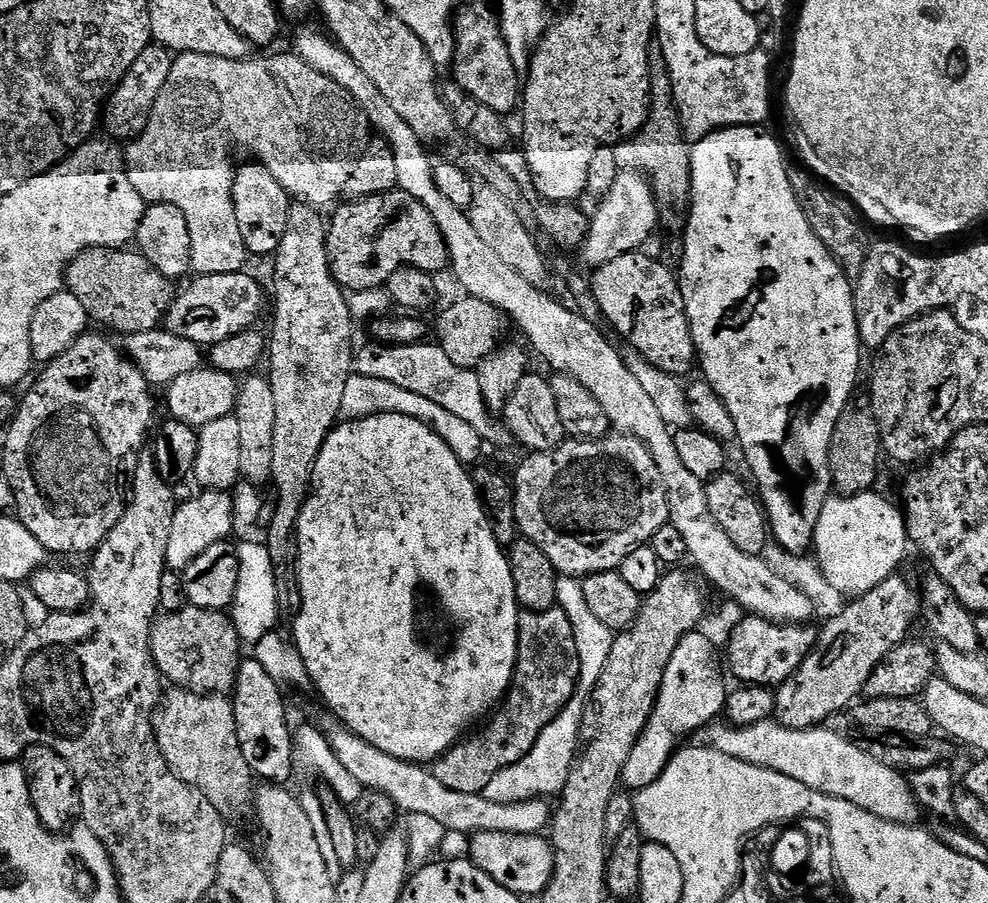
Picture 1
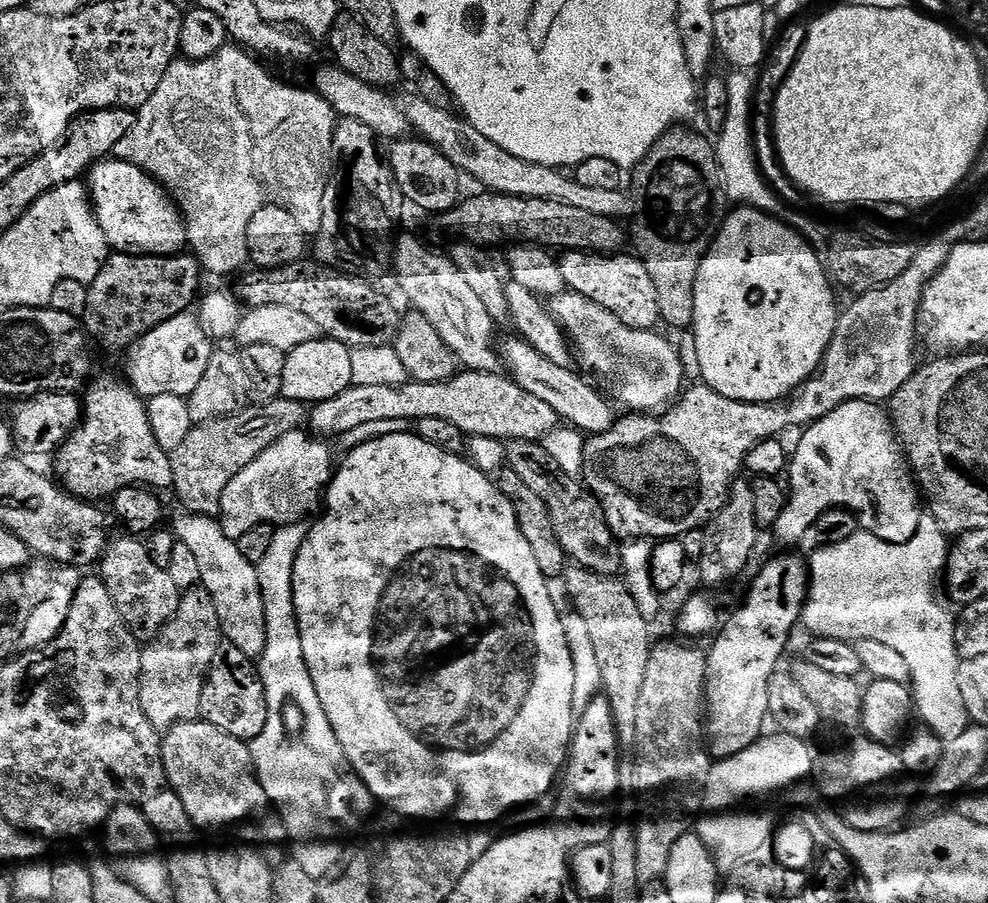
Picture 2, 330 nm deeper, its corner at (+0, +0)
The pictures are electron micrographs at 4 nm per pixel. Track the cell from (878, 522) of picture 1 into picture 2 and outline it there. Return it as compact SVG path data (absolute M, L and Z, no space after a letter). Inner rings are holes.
M924 514L920 524L905 541L890 543L879 540L869 532L858 530L846 542L838 542L834 546L817 548L810 556L810 579L808 582L808 600L804 604L802 628L812 632L813 637L838 638L859 642L873 640L886 642L906 658L906 666L910 666L911 691L914 693L914 708L925 725L933 728L945 743L964 734L970 726L968 711L958 688L958 674L961 657L957 653L956 630L957 613L952 613L953 605L940 597L936 589L936 579L941 579L950 555L949 537L940 528L940 523Z

